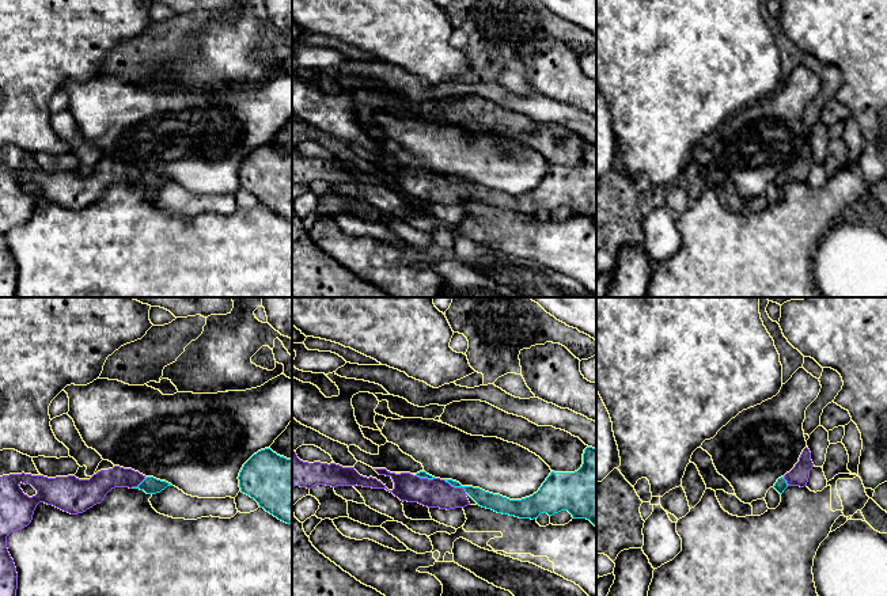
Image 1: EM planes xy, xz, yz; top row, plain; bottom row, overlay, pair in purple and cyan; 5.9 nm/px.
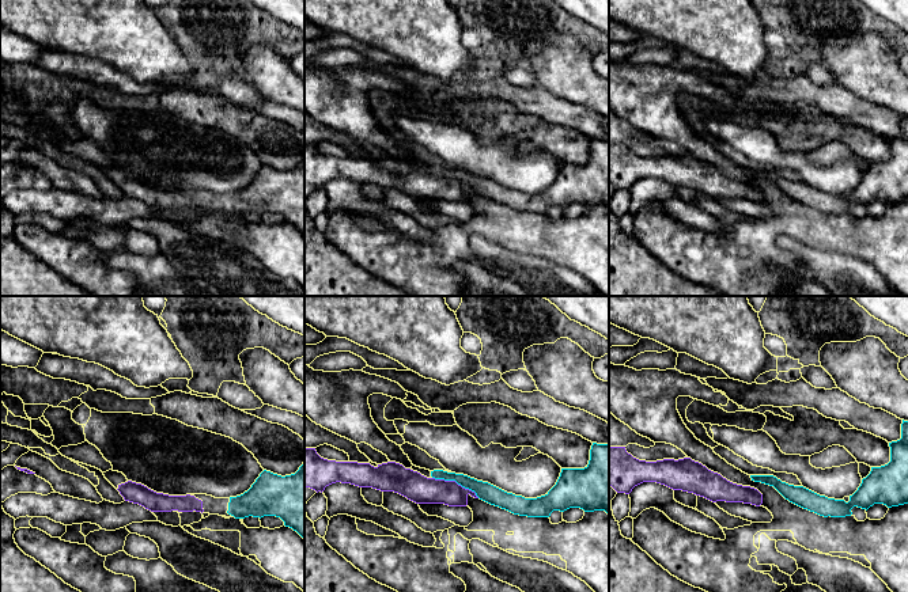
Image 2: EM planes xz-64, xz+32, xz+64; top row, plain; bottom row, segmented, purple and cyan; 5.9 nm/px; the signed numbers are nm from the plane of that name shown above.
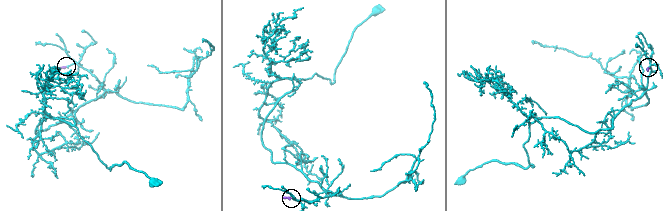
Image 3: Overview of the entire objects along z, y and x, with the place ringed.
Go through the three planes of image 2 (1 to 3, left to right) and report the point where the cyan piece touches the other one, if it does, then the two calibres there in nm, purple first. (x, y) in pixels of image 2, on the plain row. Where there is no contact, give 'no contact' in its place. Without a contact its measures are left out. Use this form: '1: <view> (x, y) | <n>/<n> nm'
1: no contact
2: xz+32 (454, 177) | 160/110 nm
3: no contact

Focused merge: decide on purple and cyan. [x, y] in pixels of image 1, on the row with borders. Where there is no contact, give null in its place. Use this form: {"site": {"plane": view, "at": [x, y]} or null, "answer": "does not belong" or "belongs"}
{"site": {"plane": "xz", "at": [455, 488]}, "answer": "belongs"}

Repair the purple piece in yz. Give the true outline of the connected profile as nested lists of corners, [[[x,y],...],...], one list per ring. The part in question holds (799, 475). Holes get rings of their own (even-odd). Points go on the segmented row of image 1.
[[[805,447],[799,458],[799,462],[795,464],[795,467],[786,472],[784,477],[778,478],[774,483],[774,489],[782,494],[784,490],[788,486],[807,486],[808,478],[810,478],[810,470],[814,467],[814,463],[811,460],[811,452]]]

